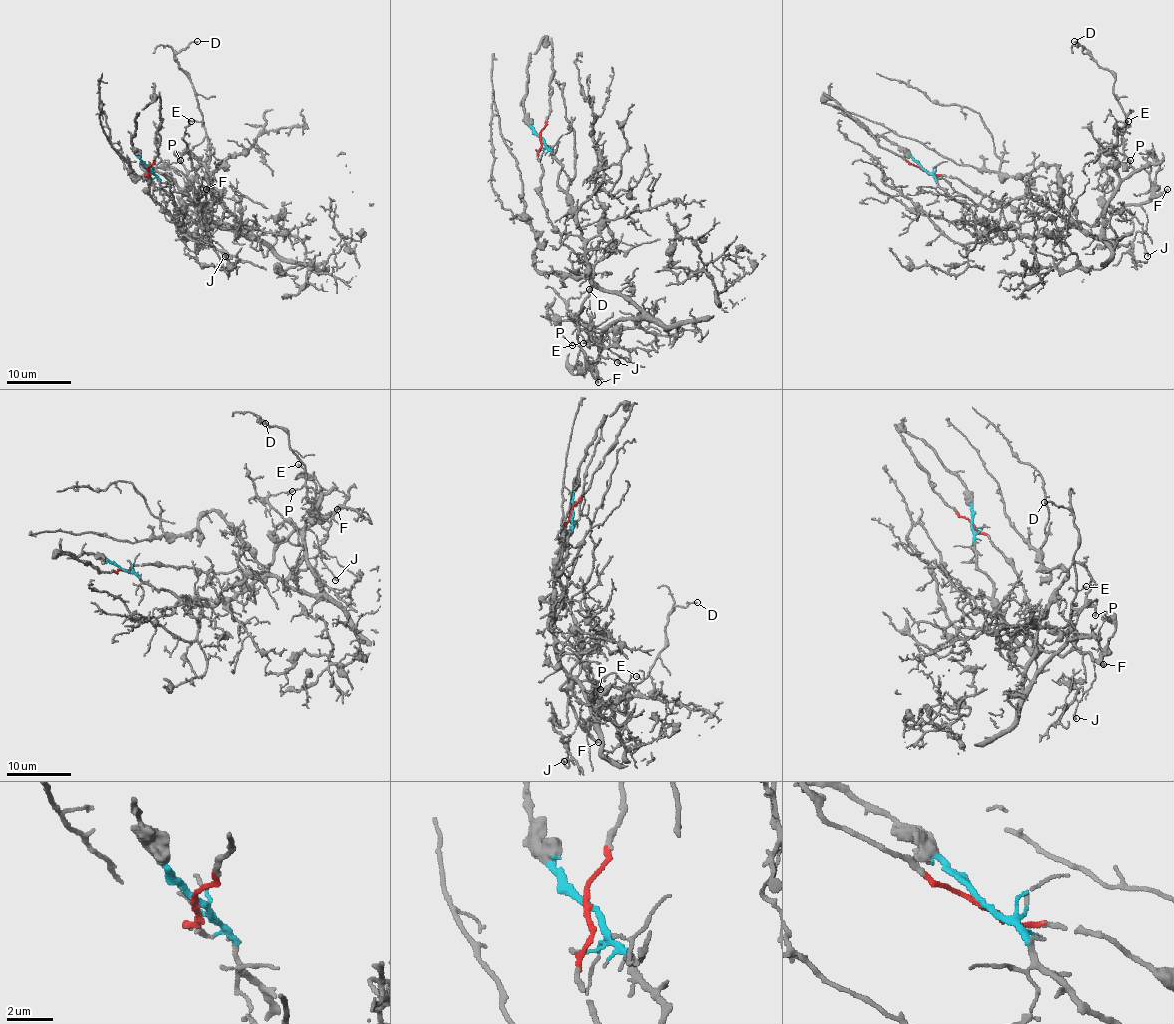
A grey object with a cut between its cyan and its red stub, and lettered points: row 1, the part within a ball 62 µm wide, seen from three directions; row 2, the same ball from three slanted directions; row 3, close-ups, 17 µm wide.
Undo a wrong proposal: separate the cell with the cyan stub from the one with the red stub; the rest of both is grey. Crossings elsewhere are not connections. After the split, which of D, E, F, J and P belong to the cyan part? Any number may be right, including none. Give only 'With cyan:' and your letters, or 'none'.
With cyan: D, E, P

